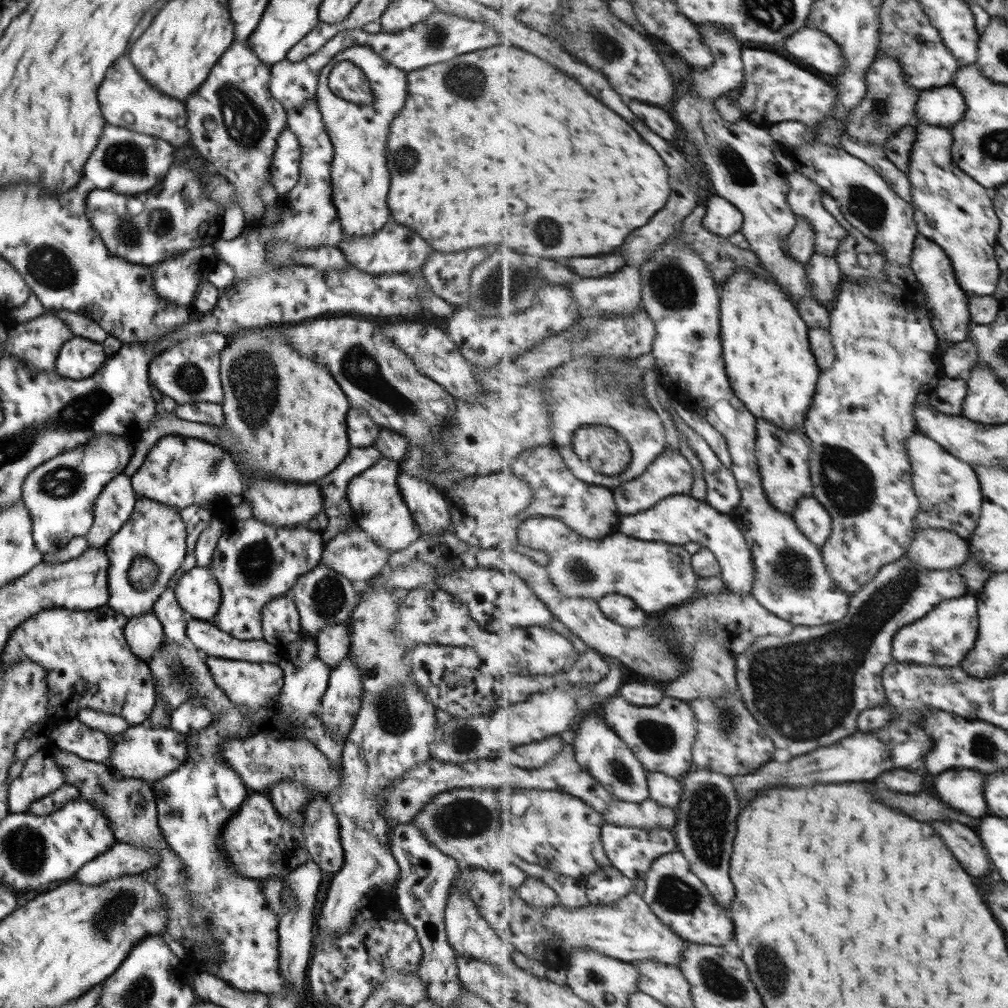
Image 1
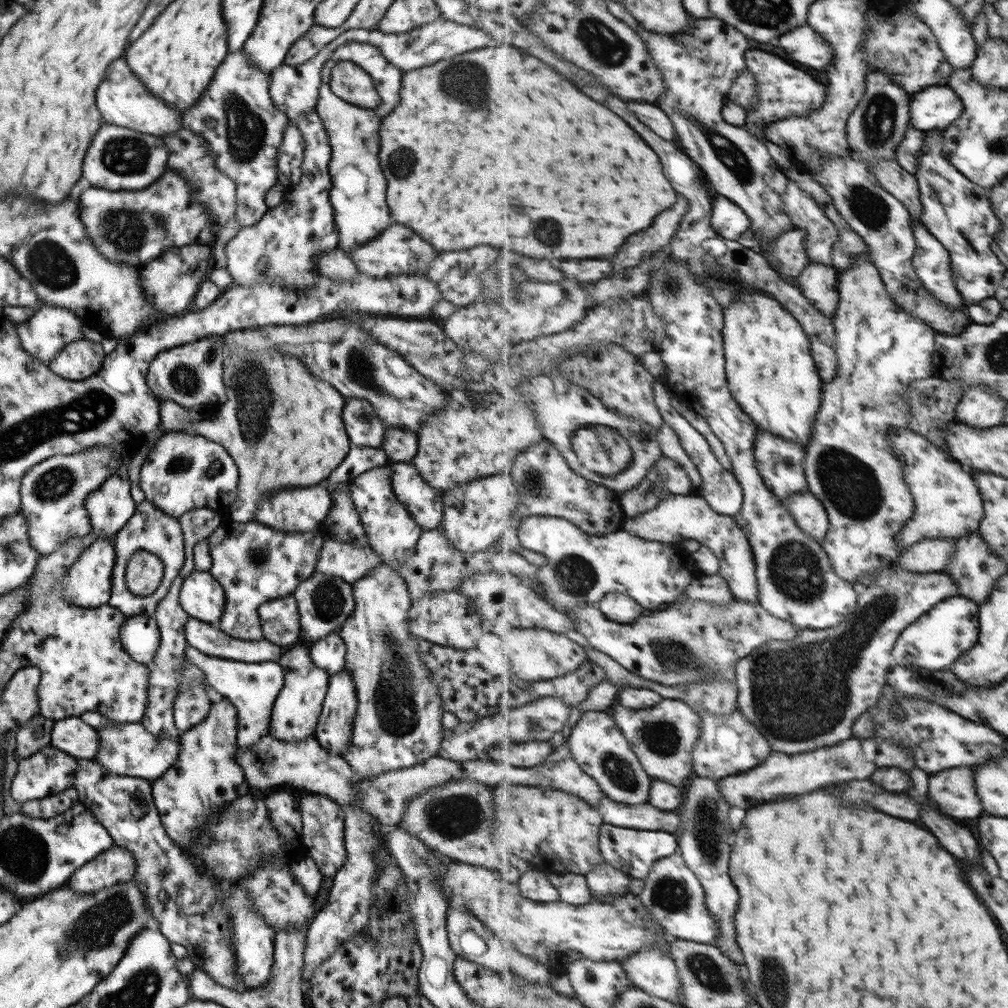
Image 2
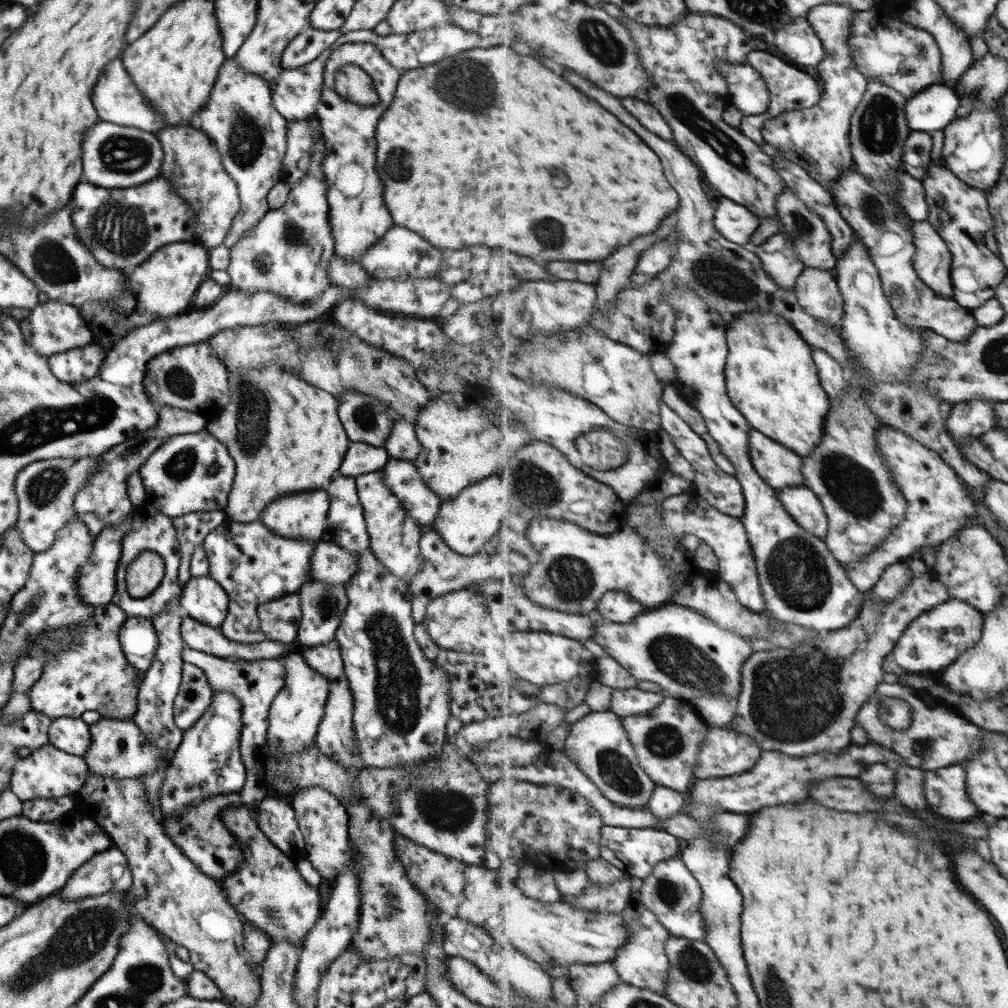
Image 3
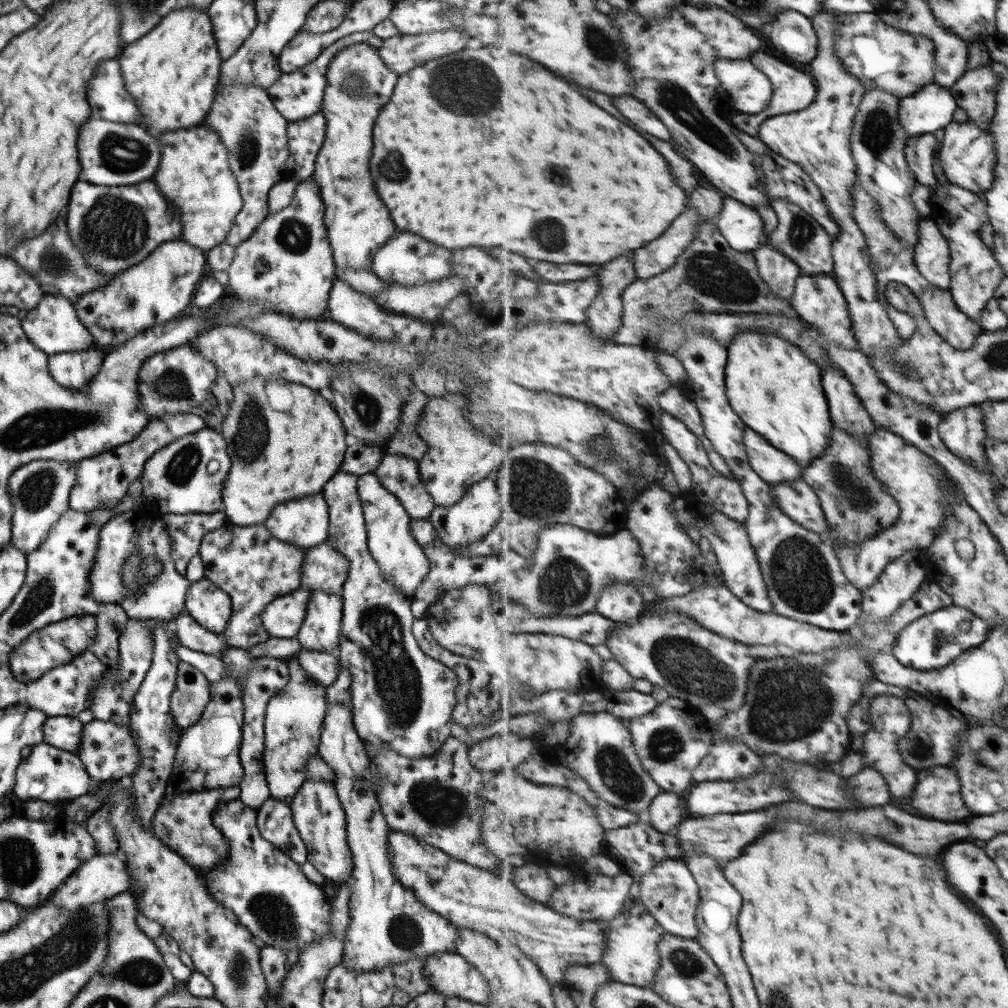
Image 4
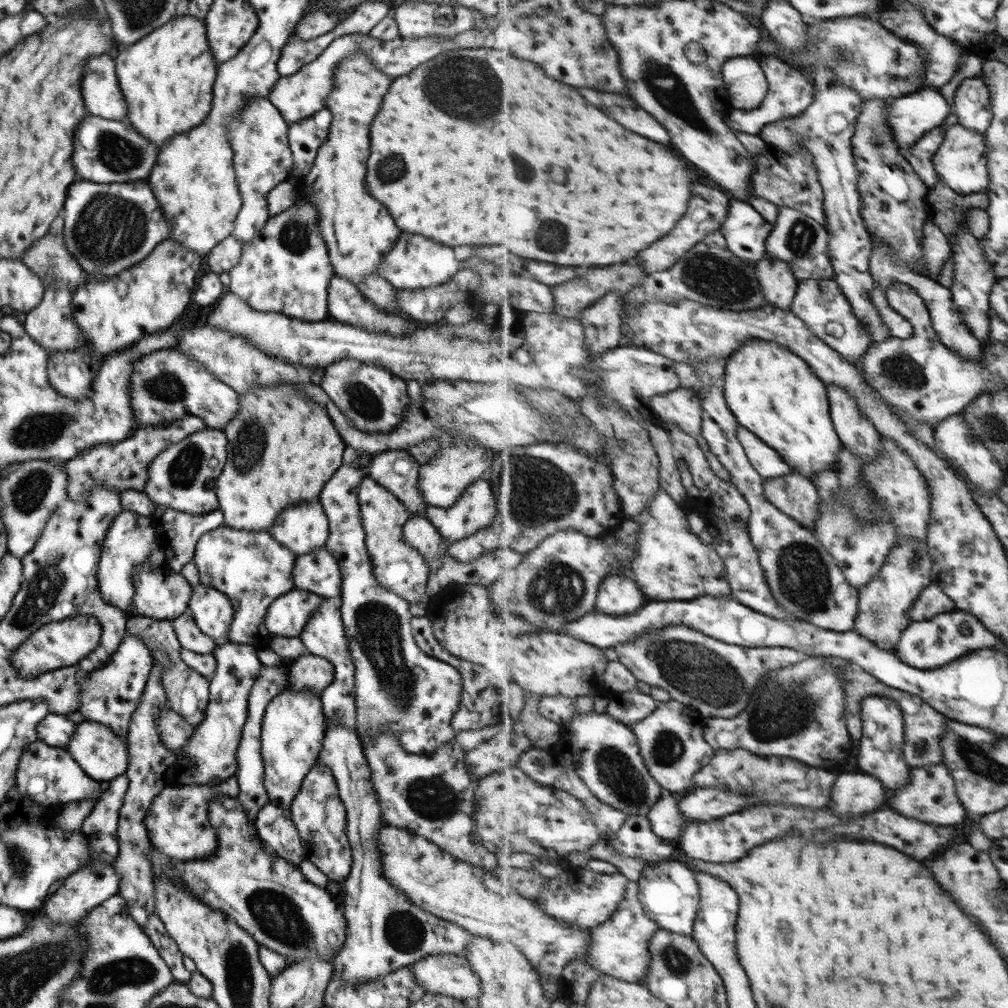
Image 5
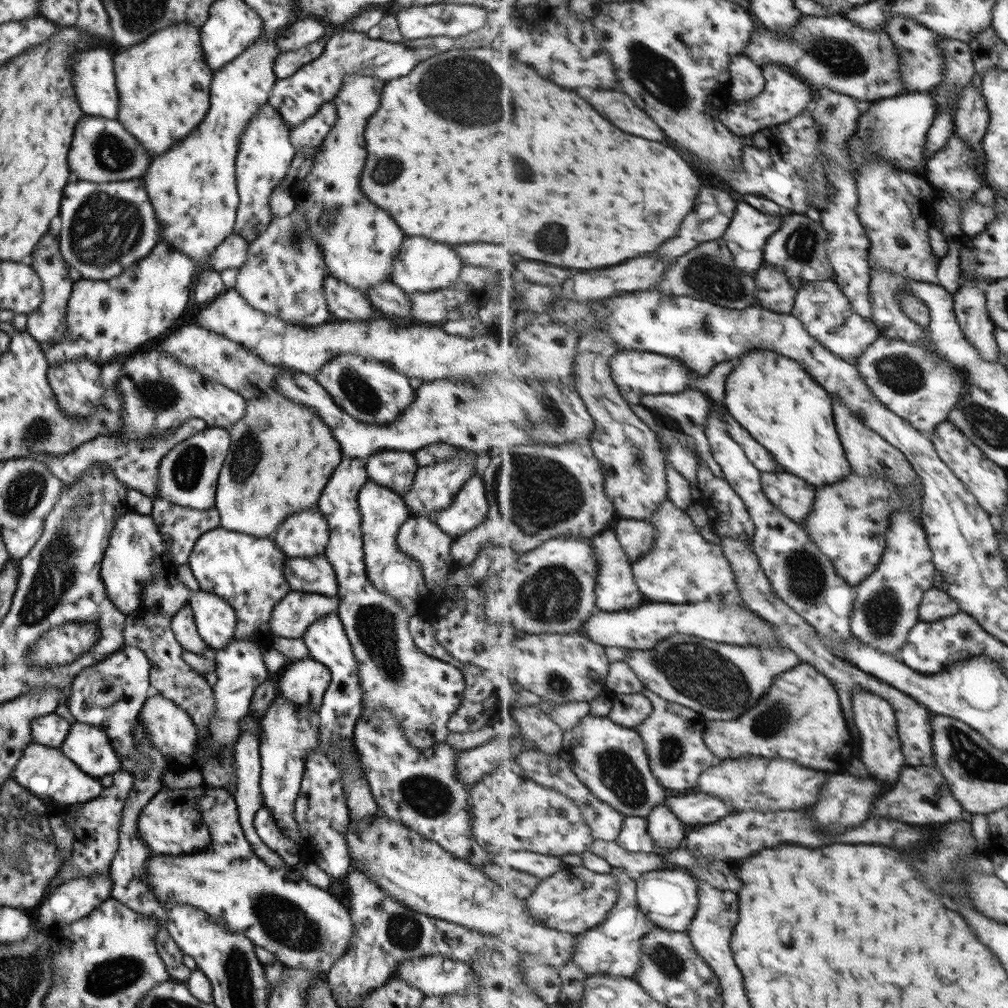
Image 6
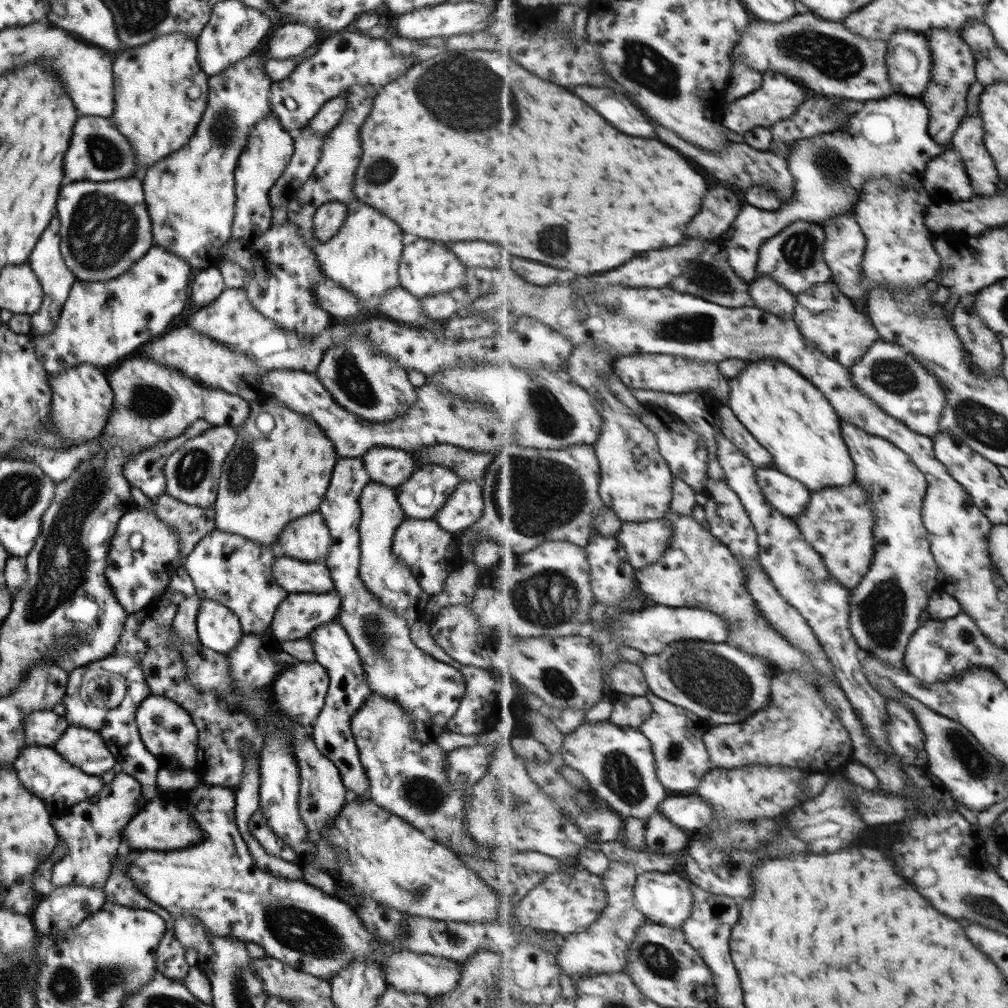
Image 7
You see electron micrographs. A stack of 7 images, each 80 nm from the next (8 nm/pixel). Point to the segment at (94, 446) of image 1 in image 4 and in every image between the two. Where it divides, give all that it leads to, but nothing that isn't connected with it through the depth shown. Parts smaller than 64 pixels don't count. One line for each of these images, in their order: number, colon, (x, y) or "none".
2: (52, 492)
3: (44, 489)
4: (39, 490)

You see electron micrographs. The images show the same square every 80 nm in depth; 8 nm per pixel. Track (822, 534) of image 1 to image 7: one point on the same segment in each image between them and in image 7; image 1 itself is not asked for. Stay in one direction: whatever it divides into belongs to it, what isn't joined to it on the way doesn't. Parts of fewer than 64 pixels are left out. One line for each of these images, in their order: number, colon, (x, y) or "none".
2: (811, 515)
3: (806, 507)
4: (798, 499)
5: (795, 494)
6: (789, 493)
7: (789, 495)

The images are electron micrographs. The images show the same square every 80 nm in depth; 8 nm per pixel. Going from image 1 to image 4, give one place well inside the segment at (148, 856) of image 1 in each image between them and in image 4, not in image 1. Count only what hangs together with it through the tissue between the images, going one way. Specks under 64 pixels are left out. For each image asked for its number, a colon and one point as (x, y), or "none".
2: (114, 866)
3: (105, 872)
4: (101, 877)

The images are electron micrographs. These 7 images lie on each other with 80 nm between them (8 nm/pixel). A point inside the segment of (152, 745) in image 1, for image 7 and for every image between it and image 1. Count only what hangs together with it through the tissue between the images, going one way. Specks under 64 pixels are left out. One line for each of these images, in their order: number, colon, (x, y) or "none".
2: (128, 750)
3: (118, 749)
4: (107, 751)
5: (102, 755)
6: (88, 747)
7: (83, 748)

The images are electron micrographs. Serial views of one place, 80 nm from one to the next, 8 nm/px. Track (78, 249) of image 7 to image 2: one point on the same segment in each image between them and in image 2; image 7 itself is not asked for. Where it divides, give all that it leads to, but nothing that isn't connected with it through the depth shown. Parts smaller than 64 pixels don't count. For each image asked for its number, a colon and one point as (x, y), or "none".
2: (129, 227)
3: (120, 228)
4: (128, 221)
5: (127, 224)
6: (124, 229)

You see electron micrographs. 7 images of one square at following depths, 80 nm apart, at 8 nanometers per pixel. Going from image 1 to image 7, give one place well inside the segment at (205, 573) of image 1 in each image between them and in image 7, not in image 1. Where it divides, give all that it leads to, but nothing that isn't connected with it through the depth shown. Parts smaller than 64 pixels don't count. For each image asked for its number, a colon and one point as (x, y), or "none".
2: (200, 595)
3: (201, 598)
4: (209, 606)
5: (211, 611)
6: (214, 619)
7: (217, 628)

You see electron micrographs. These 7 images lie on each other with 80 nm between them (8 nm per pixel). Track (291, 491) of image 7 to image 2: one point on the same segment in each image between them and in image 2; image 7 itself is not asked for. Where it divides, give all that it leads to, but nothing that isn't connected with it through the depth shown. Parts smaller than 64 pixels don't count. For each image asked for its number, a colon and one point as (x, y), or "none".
2: (297, 441)
3: (282, 434)
4: (286, 442)
5: (281, 448)
6: (271, 470)

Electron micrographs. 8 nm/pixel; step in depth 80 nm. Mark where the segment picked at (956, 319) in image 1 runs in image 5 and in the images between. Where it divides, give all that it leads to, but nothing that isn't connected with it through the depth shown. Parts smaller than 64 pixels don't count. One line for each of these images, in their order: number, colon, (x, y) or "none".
2: (933, 264)
3: (933, 261)
4: (933, 254)
5: (937, 249)

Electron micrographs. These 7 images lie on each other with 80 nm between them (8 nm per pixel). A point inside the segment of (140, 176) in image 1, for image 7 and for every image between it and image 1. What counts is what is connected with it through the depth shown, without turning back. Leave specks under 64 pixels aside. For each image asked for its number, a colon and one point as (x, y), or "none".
2: (142, 158)
3: (113, 156)
4: (110, 153)
5: (104, 151)
6: (102, 150)
7: (98, 152)

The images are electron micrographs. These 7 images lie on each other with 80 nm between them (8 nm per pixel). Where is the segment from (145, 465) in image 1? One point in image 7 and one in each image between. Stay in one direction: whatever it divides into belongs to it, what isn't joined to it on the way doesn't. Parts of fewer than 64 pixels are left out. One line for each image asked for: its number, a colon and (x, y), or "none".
2: (182, 471)
3: (175, 478)
4: (175, 479)
5: (179, 477)
6: (187, 474)
7: (191, 472)

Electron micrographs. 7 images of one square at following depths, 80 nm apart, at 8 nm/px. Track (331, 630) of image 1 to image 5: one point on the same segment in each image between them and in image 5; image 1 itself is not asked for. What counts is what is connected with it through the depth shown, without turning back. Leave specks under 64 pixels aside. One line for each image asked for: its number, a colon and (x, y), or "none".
2: (327, 653)
3: (325, 659)
4: (322, 668)
5: (308, 672)

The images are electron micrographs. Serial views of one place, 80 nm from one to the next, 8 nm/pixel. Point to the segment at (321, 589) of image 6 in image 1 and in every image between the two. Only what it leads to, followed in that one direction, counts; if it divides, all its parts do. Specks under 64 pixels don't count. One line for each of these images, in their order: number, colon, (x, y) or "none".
1: (353, 554)
2: (346, 561)
3: (331, 564)
4: (324, 569)
5: (317, 572)

